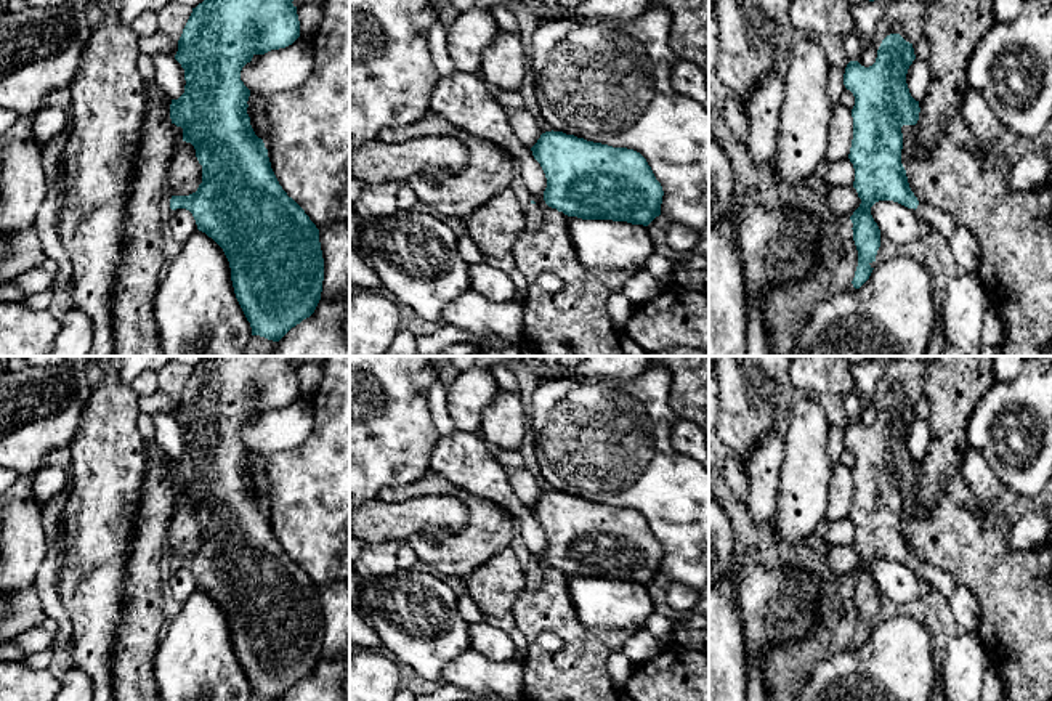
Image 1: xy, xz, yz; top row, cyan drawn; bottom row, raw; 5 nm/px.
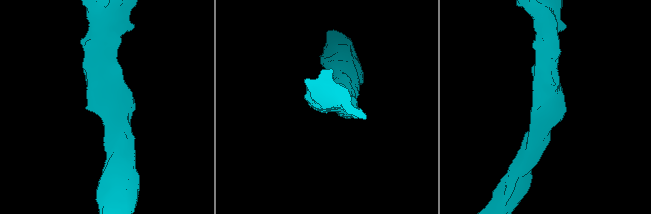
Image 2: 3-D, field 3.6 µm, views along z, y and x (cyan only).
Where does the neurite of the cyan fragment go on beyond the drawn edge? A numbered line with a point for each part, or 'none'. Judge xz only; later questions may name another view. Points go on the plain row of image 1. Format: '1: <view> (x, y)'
1: xz (533, 573)

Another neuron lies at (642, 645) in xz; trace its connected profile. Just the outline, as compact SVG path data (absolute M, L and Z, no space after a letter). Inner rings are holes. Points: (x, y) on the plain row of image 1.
M638 629L624 642L622 651L637 664L645 664L664 651L666 645L649 630Z

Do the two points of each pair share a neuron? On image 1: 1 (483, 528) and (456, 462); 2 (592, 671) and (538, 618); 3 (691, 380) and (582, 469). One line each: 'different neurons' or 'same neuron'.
1: different neurons
2: same neuron
3: different neurons

